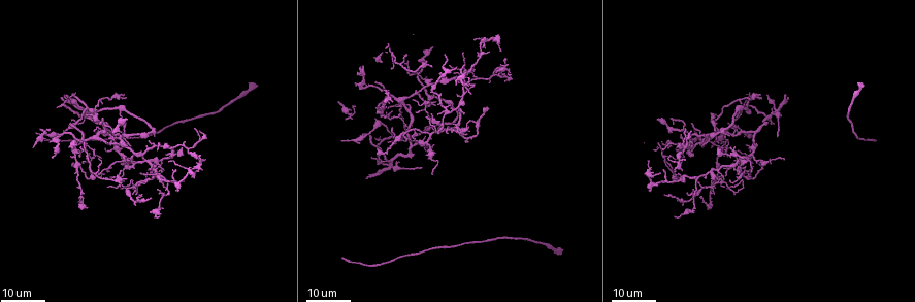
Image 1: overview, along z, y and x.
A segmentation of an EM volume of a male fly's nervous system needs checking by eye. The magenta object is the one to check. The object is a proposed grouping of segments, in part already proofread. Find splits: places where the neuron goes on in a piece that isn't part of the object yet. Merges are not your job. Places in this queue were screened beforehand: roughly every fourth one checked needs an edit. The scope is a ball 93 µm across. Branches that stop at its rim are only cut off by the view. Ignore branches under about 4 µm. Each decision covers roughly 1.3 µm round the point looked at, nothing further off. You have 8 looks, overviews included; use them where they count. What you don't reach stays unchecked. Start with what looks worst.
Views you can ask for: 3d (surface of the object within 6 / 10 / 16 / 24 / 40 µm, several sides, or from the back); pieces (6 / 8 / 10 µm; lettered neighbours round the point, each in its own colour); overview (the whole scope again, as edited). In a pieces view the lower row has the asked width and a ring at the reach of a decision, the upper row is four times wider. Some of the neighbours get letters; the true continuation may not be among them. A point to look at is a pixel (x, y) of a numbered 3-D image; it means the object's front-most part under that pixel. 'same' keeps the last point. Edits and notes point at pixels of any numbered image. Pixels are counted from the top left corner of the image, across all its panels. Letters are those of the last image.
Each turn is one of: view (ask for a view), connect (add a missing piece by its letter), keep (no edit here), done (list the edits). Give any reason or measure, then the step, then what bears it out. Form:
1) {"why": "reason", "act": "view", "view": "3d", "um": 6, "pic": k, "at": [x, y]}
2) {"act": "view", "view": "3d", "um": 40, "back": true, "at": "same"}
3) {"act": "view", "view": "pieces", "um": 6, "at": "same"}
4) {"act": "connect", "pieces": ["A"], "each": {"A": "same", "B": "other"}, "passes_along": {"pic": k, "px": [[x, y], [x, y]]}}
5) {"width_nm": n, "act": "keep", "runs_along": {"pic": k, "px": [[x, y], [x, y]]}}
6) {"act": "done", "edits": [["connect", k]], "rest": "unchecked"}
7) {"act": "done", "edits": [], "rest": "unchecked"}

{"why": "tapers out", "act": "view", "view": "3d", "um": 24, "pic": 1, "at": [777, 137]}

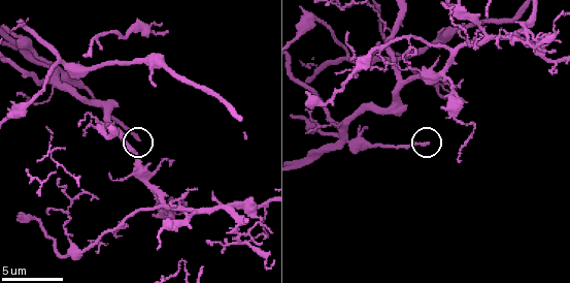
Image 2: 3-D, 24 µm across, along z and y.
{"why": "see the neighbours", "act": "view", "view": "pieces", "um": 8, "pic": 2, "at": [428, 143]}

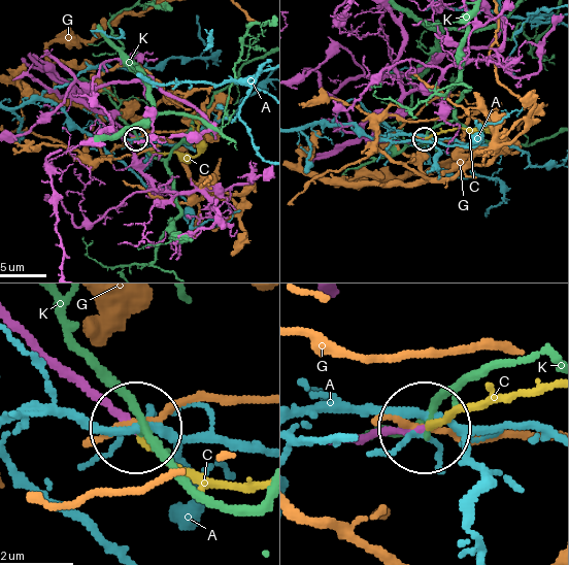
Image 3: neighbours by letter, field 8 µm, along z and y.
{"act": "connect", "pieces": ["C"], "each": {"A": "other", "C": "same", "G": "other", "K": "other"}, "found": "the neuron continues"}

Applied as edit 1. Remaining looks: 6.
{"why": "thin end", "act": "view", "view": "3d", "um": 24, "pic": 1, "at": [685, 158]}

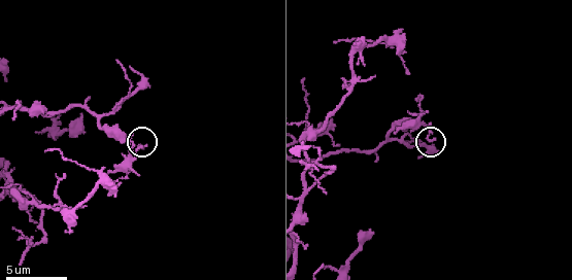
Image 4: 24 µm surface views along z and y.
{"act": "view", "view": "pieces", "um": 8, "pic": 4, "at": [431, 139]}

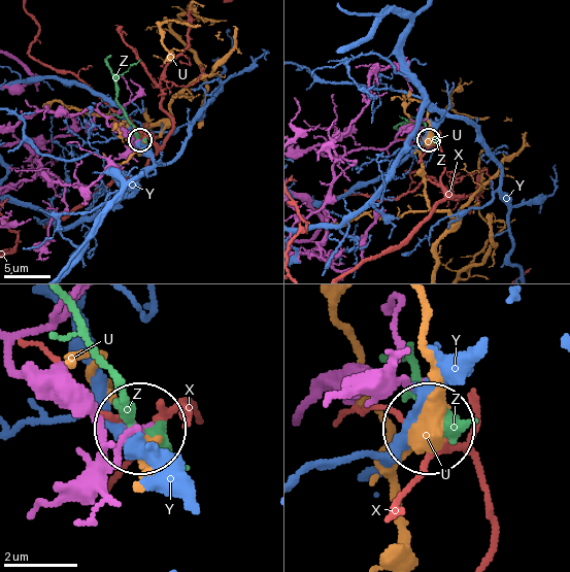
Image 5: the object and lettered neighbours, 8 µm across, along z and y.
{"act": "keep", "each": {"U": "other", "X": "other", "Y": "other", "Z": "other"}, "found": "none of them fits"}

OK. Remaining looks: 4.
{"why": "tapers out", "act": "view", "view": "3d", "um": 6, "pic": 2, "at": [497, 46]}

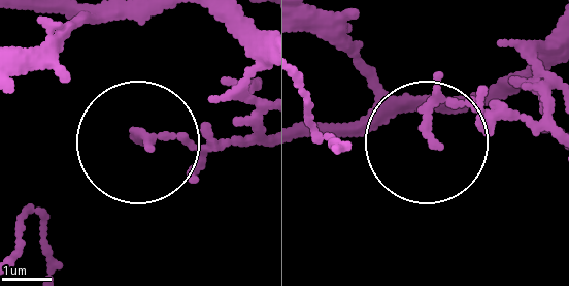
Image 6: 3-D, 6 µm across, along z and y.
{"act": "view", "view": "pieces", "um": 10, "pic": 6, "at": [433, 144]}

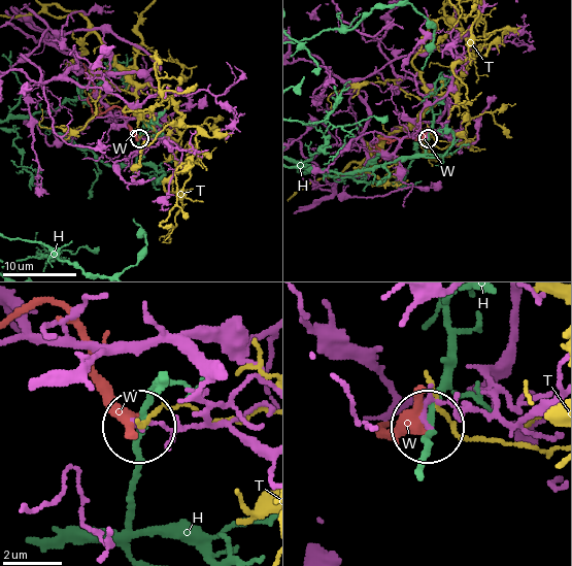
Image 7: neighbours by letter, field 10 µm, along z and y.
{"width_nm": 130, "act": "keep", "each": {"H": "other", "T": "other", "W": "other"}, "found": "no lettered piece goes on from it"}

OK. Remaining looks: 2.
{"why": "an open end", "act": "view", "view": "3d", "um": 10, "pic": 4, "at": [81, 114]}

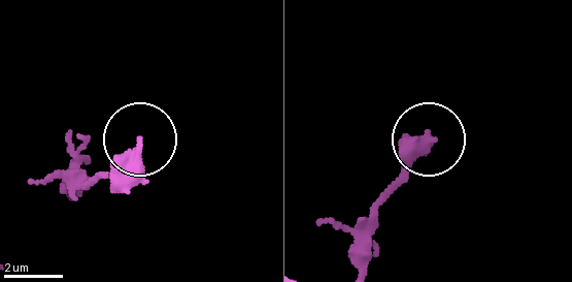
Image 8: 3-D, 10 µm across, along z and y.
{"act": "view", "view": "pieces", "um": 10, "pic": 8, "at": [138, 143]}

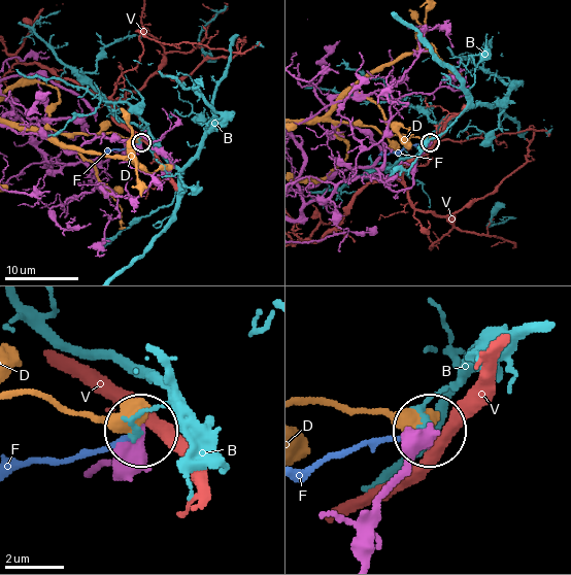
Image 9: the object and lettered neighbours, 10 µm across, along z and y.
{"act": "keep", "each": {"B": "other", "D": "other", "F": "other", "V": "other"}, "found": "no lettered piece goes on from it"}

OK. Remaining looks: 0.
{"act": "done", "edits": [["connect", 3]], "rest": "unchecked"}

